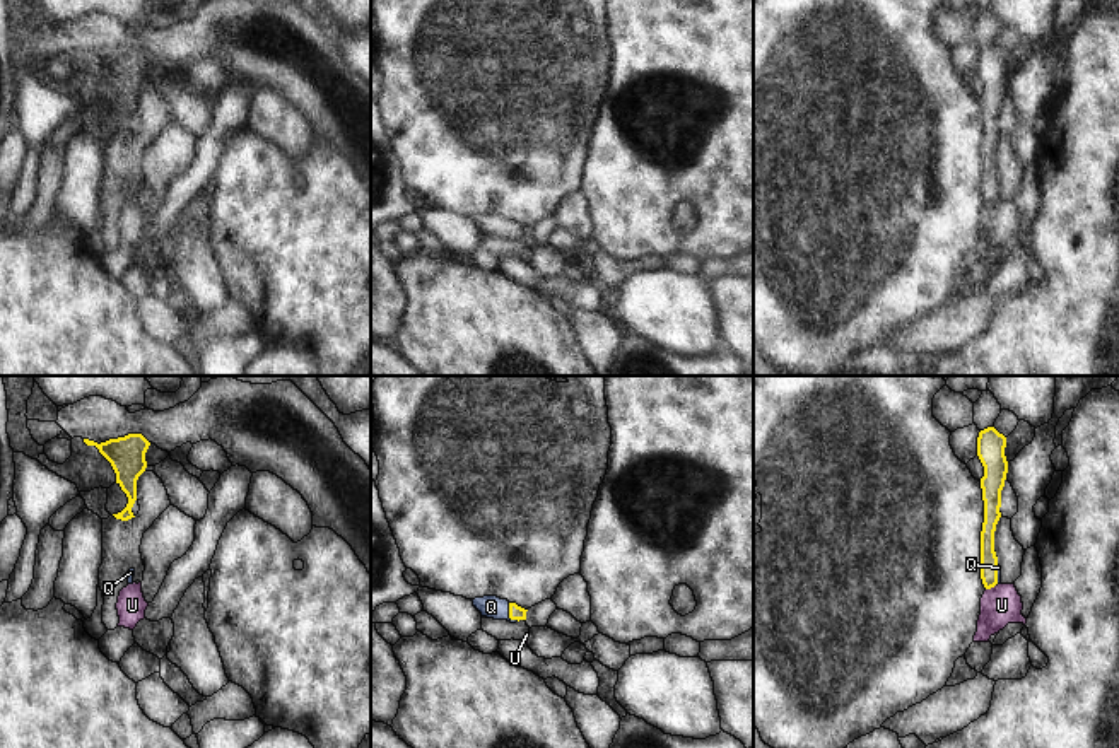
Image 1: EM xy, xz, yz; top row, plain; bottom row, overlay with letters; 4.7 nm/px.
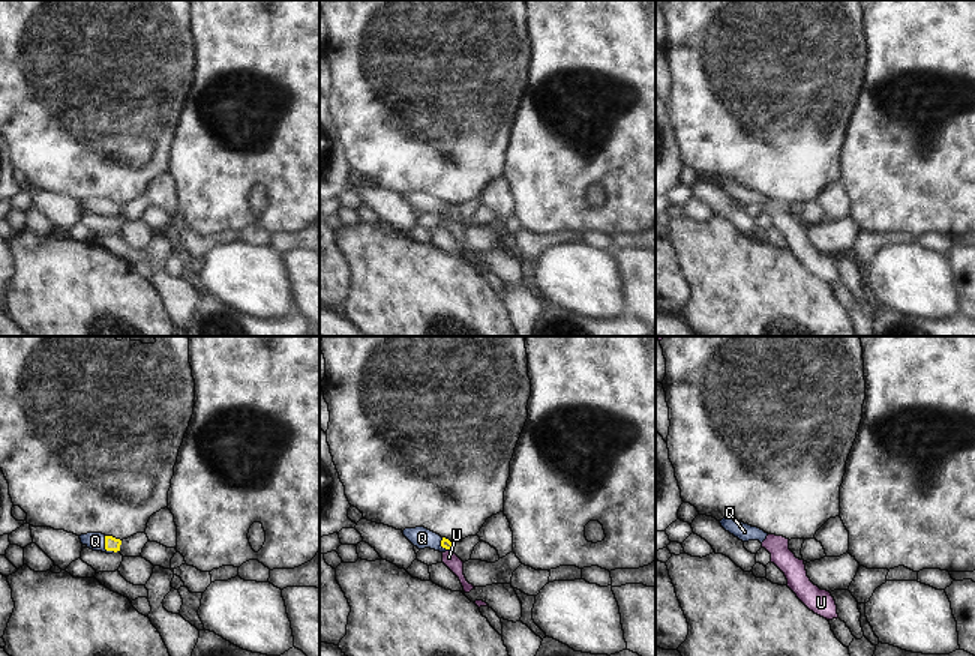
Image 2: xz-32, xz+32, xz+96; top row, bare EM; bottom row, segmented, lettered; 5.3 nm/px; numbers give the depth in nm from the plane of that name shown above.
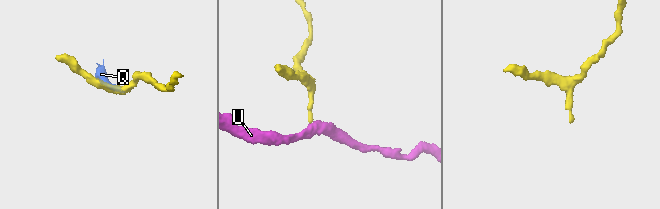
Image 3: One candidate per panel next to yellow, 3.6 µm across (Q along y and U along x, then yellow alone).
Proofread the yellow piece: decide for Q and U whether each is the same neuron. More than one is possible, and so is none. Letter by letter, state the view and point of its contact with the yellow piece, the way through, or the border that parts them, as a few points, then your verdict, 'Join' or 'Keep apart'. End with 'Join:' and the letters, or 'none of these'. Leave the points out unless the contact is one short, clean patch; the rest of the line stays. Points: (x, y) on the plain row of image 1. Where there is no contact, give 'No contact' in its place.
Q: Touches yellow at xz (509, 233). Path across: xz (516, 229), (509, 233), (491, 224). Join
U: Touches yellow at yz (990, 205). Boundary: yz (995, 202), (986, 207). Keep apart
Join: Q.

